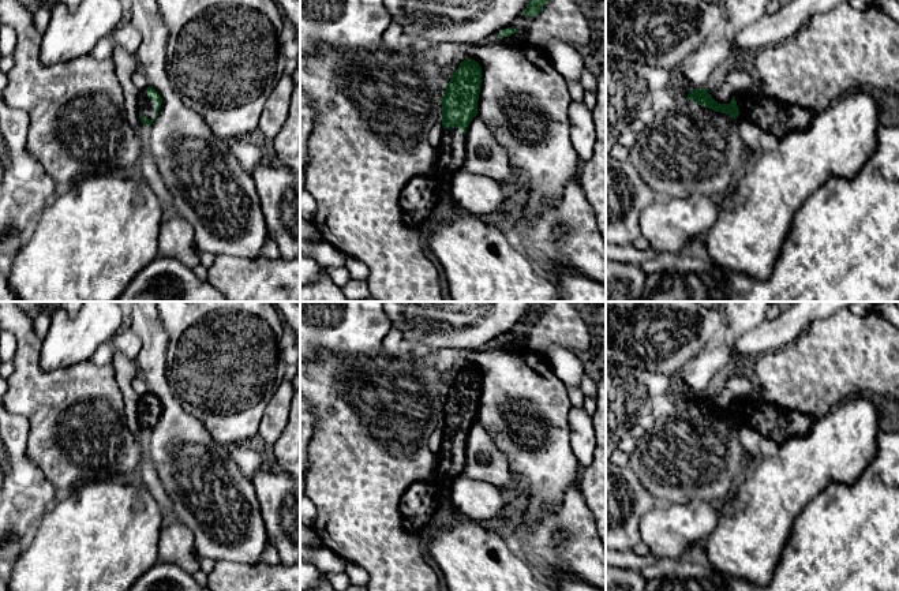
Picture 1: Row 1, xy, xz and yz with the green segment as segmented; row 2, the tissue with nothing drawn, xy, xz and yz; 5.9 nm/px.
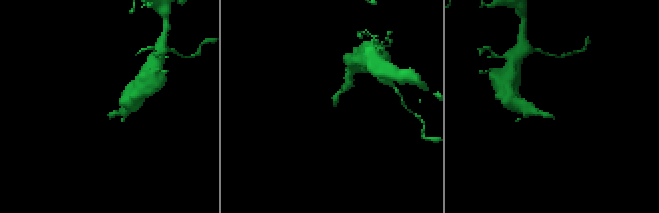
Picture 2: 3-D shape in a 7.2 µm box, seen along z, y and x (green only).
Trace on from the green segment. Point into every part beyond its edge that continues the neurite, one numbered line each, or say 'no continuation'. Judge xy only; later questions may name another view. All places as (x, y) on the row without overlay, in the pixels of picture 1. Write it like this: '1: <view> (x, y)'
1: xy (146, 412)

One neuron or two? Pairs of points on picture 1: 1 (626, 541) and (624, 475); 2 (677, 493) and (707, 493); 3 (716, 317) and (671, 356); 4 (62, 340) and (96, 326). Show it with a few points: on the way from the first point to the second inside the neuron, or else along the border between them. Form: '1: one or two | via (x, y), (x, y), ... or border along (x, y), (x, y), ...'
1: one | via (629, 524), (630, 492)
2: one | via (684, 493), (700, 493)
3: one | via (705, 322), (682, 346)
4: one | via (70, 340), (87, 330)

